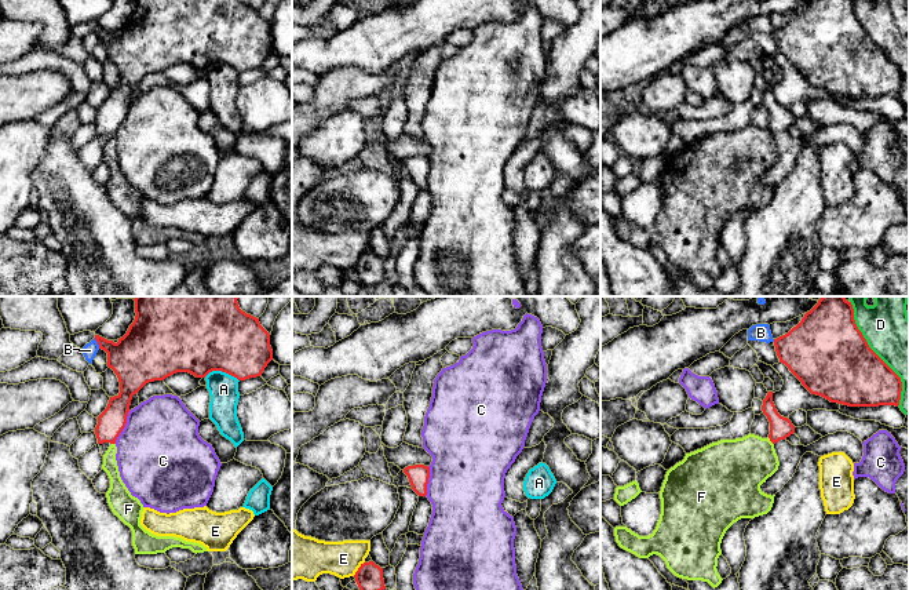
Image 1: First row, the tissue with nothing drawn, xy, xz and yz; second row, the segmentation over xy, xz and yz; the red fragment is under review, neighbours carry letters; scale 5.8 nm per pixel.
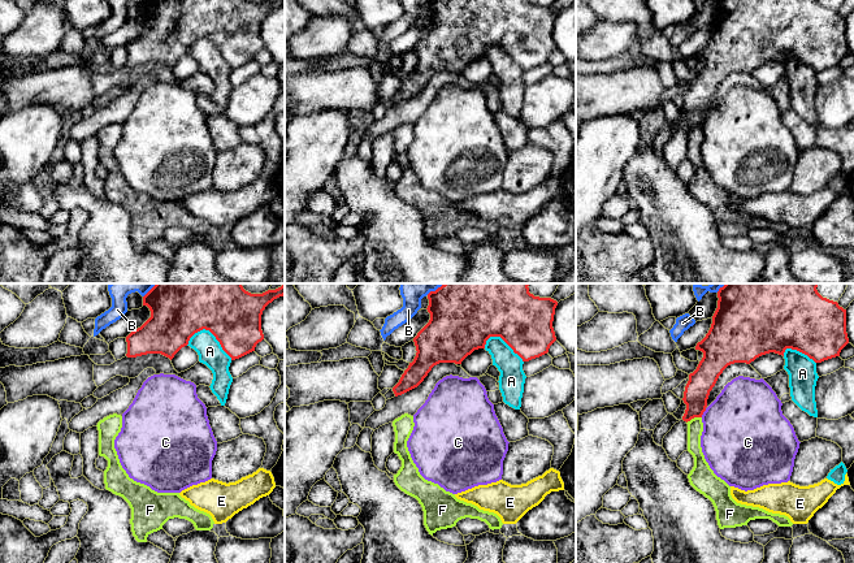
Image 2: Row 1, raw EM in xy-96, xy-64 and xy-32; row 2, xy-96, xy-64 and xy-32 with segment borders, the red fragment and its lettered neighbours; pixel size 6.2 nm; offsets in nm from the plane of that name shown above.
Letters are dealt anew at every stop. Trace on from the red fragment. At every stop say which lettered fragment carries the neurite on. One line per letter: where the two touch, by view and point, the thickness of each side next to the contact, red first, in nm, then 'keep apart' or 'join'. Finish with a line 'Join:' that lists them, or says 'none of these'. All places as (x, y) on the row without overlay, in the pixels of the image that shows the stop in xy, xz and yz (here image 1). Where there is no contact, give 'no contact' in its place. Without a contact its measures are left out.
A: xy (222, 62) | 380/180 nm | keep apart
B: xy (98, 35) | 300/90 nm | keep apart
C: xy (124, 117) | 160/500 nm | keep apart
D: yz (879, 48) | 420/320 nm | keep apart
E: xz (358, 259) | 160/200 nm | keep apart
F: yz (770, 131) | 130/340 nm | keep apart
Join: none of these

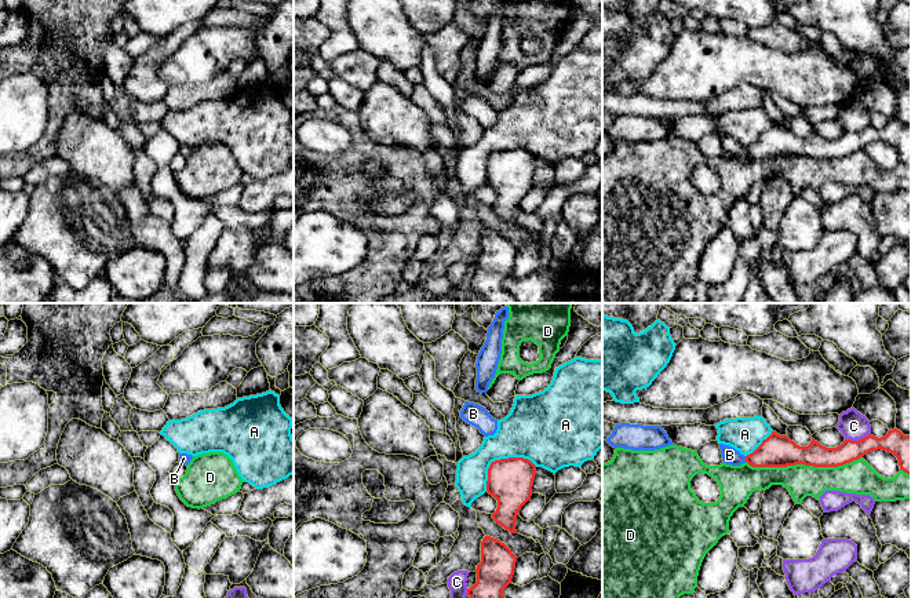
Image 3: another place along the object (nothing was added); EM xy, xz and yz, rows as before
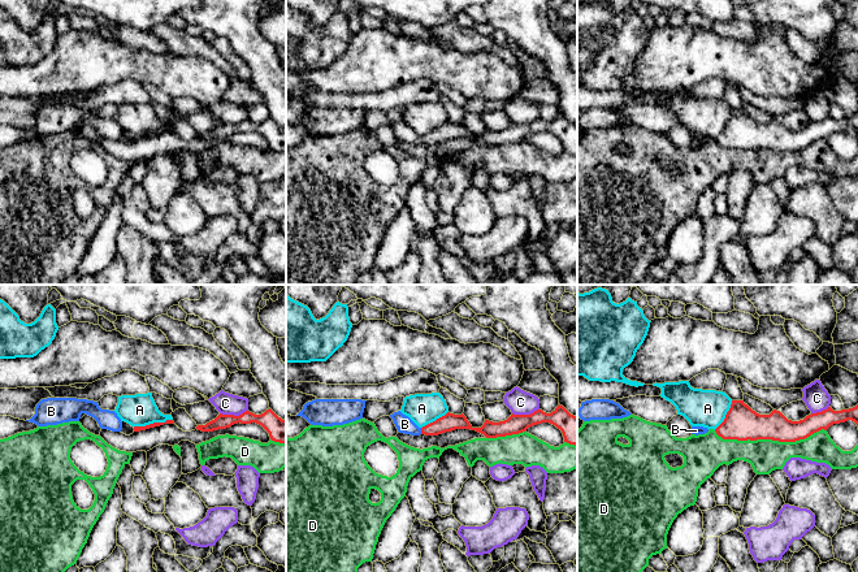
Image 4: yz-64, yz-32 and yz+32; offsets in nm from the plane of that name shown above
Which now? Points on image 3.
A: xz (500, 150) | 260/340 nm | keep apart
B: yz (746, 150) | 190/100 nm | join
C: yz (859, 131) | 140/160 nm | keep apart
D: yz (804, 155) | 190/190 nm | keep apart
Join: B

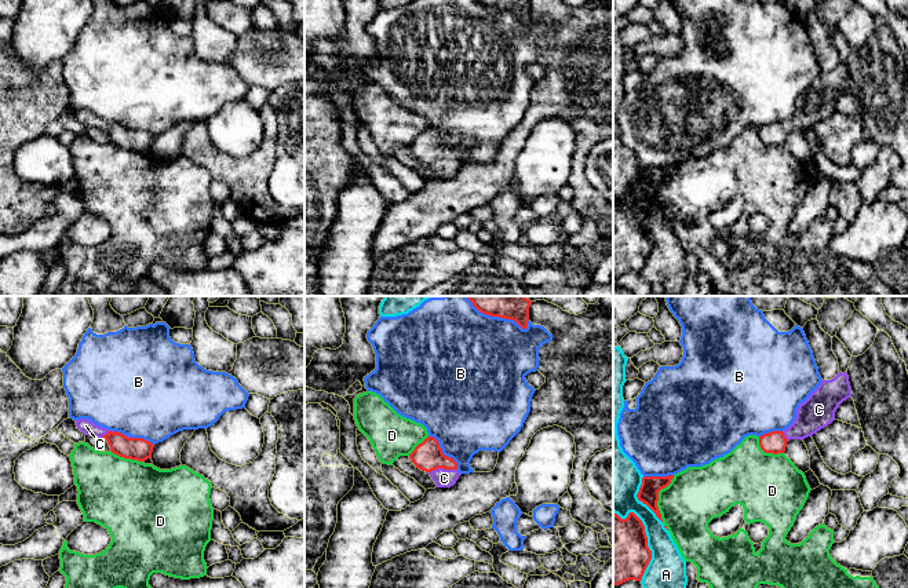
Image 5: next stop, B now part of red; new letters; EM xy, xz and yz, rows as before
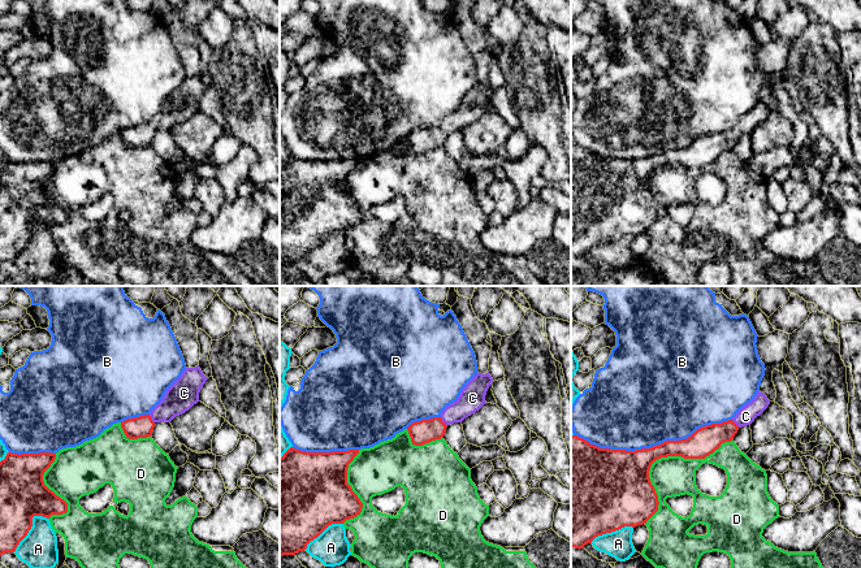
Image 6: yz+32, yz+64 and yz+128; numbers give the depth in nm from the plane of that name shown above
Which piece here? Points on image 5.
A: yz (646, 229) | 380/240 nm | keep apart
B: xz (502, 8) | 100/480 nm | keep apart
C: xz (442, 159) | 180/110 nm | join
D: yz (657, 189) | 120/340 nm | keep apart
Join: C

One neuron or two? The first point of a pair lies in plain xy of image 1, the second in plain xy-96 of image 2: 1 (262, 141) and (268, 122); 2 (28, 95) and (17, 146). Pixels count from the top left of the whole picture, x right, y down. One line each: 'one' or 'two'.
1: one
2: two

